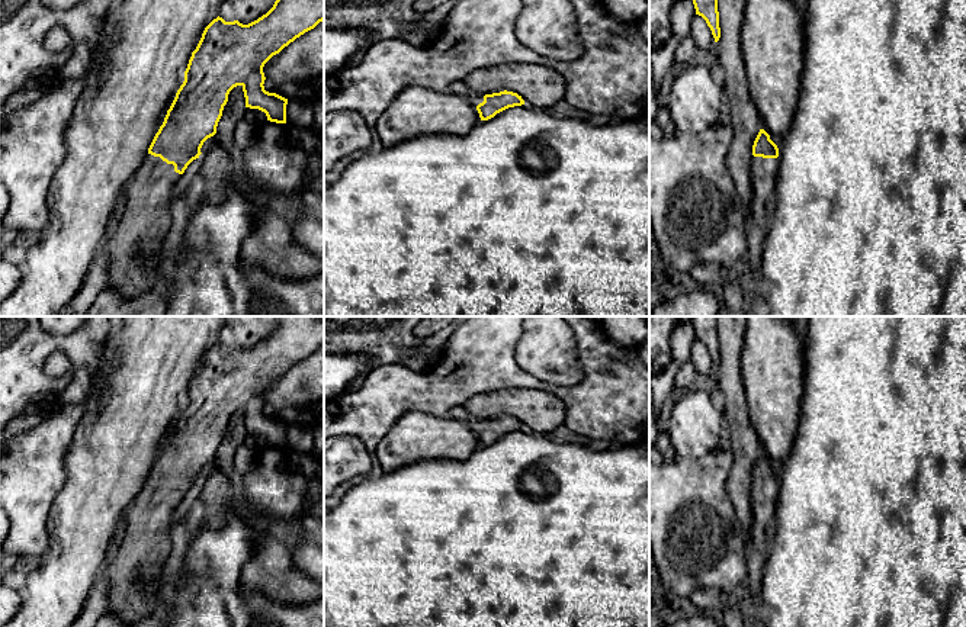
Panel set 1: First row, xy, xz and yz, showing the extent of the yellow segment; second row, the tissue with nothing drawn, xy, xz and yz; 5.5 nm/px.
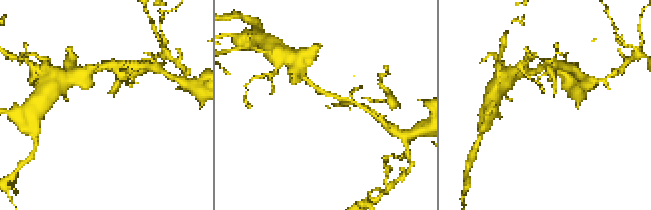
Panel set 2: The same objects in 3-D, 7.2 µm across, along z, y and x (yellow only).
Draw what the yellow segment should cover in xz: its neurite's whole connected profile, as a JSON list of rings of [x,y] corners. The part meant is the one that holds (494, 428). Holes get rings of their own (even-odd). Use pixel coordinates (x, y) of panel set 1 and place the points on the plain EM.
[[[507,415],[492,419],[469,418],[468,425],[478,435],[481,446],[488,446],[508,433],[524,430],[521,421]]]

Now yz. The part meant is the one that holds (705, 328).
[[[691,316],[691,325],[696,340],[702,341],[712,356],[715,367],[721,363],[719,337],[718,337],[719,316]]]

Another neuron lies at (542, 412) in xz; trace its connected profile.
[[[506,388],[475,395],[463,403],[471,418],[517,418],[533,434],[564,431],[567,408],[558,396],[529,388]]]

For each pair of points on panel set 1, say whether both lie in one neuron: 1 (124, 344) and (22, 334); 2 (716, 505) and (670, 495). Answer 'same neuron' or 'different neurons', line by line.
1: different neurons
2: same neuron

